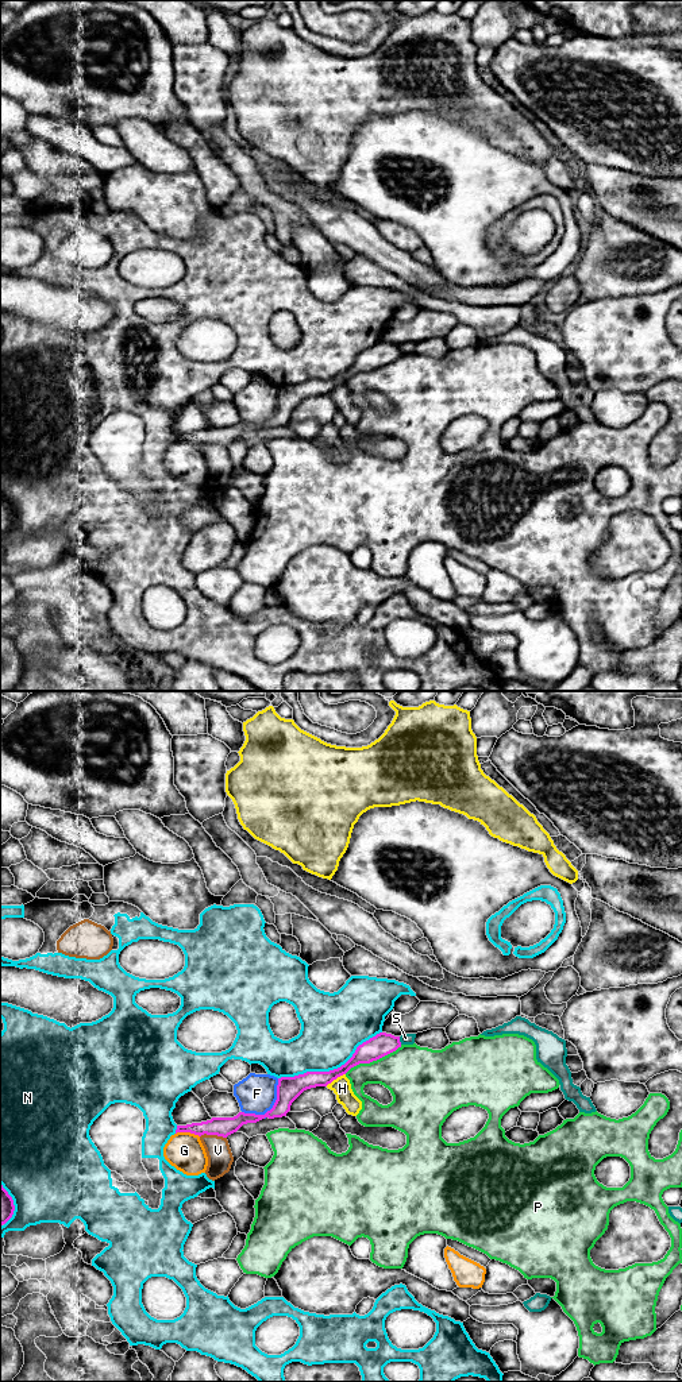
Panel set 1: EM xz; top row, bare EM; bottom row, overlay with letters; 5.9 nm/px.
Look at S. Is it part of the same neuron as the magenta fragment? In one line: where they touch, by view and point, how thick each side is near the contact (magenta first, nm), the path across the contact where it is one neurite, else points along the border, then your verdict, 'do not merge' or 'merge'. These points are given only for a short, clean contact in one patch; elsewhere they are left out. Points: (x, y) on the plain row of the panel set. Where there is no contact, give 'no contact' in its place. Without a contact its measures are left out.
xz (399, 350) | 140/60 nm | do not merge

